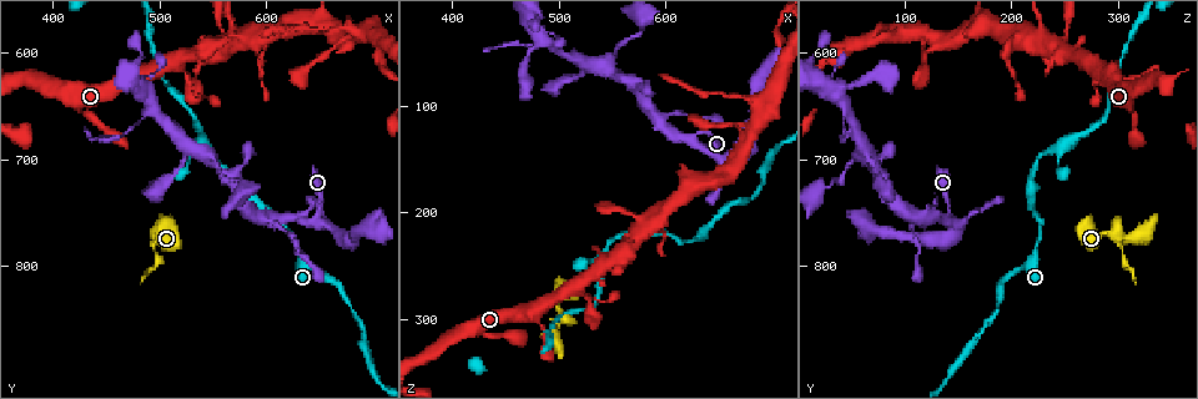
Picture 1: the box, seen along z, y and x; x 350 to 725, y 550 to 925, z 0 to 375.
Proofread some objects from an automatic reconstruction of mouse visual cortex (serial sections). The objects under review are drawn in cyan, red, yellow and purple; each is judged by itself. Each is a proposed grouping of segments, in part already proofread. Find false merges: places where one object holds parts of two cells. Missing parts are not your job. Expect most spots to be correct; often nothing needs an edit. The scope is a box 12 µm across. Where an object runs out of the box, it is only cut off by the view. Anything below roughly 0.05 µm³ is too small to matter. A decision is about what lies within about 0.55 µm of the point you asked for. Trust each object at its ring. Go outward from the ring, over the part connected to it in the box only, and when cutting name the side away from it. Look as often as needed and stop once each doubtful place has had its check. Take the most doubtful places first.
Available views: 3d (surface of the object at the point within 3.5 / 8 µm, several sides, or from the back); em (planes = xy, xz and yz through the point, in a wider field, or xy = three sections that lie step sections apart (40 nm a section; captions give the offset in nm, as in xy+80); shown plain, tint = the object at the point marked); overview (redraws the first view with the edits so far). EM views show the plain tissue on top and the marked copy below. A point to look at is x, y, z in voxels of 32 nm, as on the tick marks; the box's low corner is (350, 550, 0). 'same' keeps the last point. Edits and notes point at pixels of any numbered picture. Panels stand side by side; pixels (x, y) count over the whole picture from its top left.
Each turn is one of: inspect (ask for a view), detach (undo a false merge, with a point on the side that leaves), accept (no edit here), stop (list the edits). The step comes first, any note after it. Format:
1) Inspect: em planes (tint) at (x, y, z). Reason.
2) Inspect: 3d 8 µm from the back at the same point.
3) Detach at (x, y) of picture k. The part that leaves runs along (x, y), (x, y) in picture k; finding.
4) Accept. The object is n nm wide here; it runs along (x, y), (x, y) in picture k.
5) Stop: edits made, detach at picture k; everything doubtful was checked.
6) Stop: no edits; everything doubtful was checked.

Inspect: 3d 3.5 µm at (502, 790, 302). Abrupt turn.

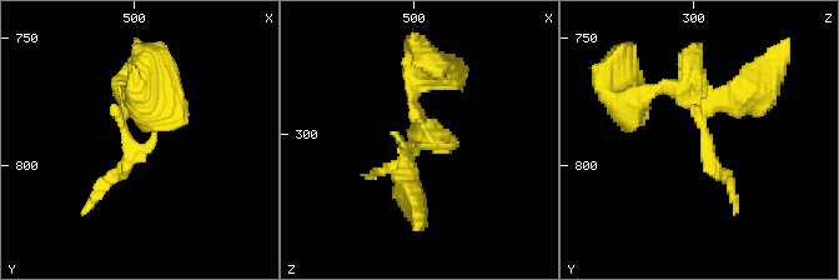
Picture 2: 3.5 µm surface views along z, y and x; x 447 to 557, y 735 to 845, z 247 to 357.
Inspect: em planes (tint) at (504, 793, 302).

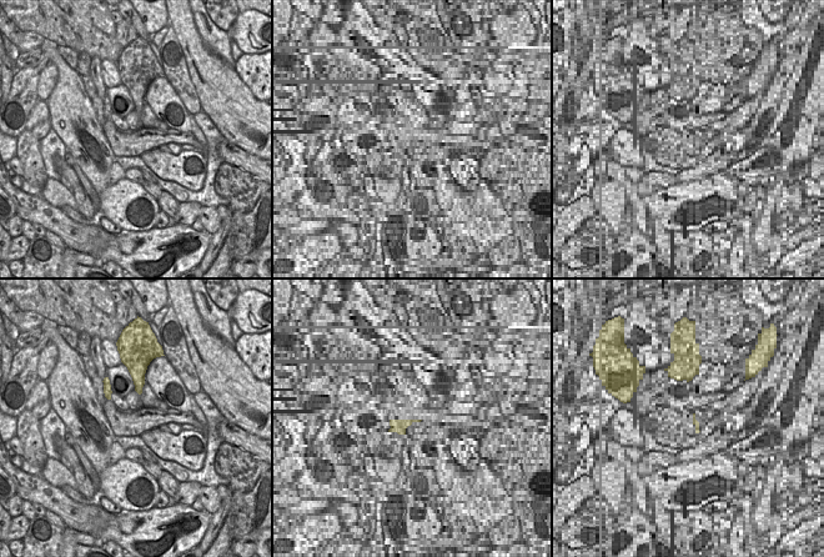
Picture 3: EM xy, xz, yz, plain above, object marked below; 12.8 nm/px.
Detach at (742, 84) of picture 2. The part that leaves runs along (708, 106), (755, 84), (788, 38) in picture 2; two cells meet here.

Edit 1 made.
Inspect: overview.

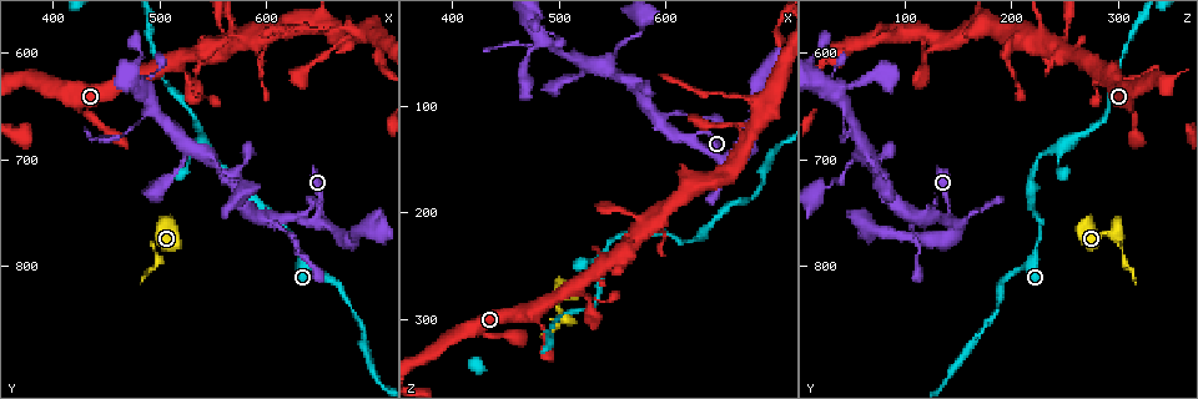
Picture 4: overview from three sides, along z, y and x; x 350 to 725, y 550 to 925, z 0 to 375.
Inspect: 3d 3.5 µm at (650, 756, 144).

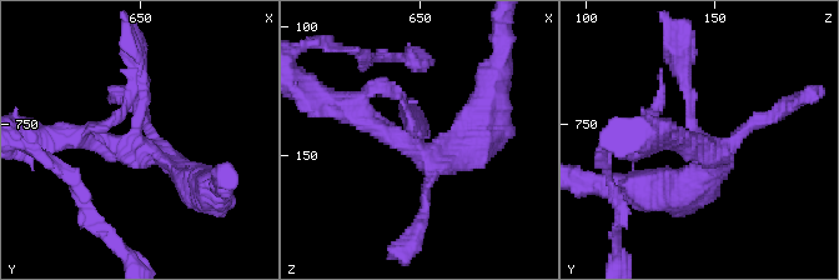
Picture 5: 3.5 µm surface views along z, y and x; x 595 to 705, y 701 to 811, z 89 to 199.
Inspect: em xy step 5 (tint) at (648, 754, 145).

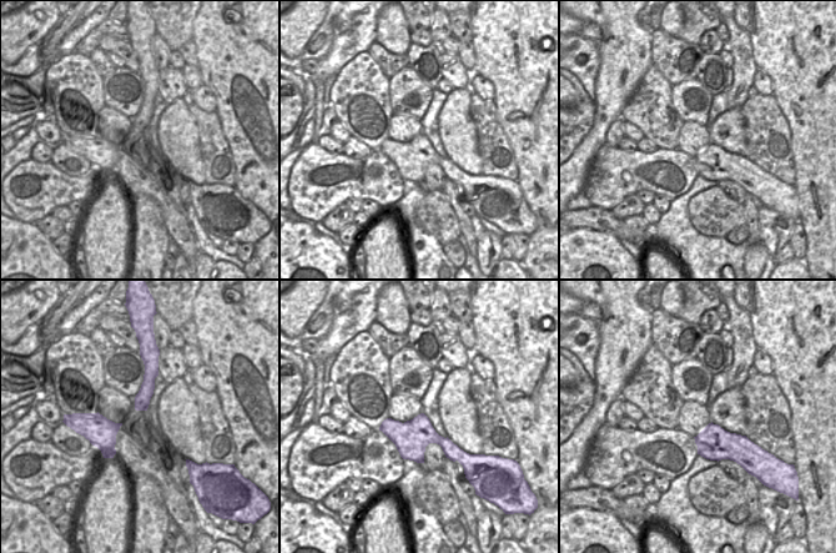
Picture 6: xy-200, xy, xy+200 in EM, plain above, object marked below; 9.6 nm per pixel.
Accept. It runs along (155, 372), (149, 378), (139, 407) in picture 6; continuous, no second cell.

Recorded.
Inspect: 3d 8 µm at (664, 578, 88). Thick turns thin.

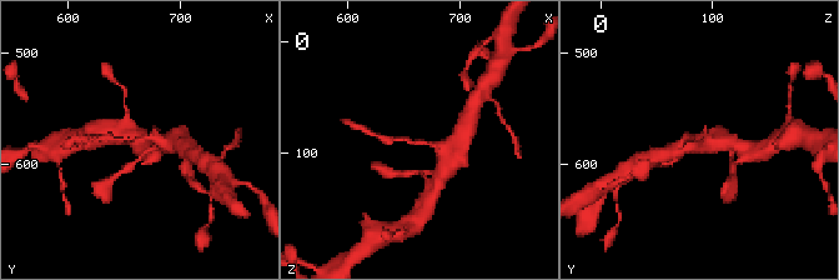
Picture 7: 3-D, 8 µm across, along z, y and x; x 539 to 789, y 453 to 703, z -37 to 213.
Inspect: em planes (tint) at (664, 578, 90). Shape alone is not enough.

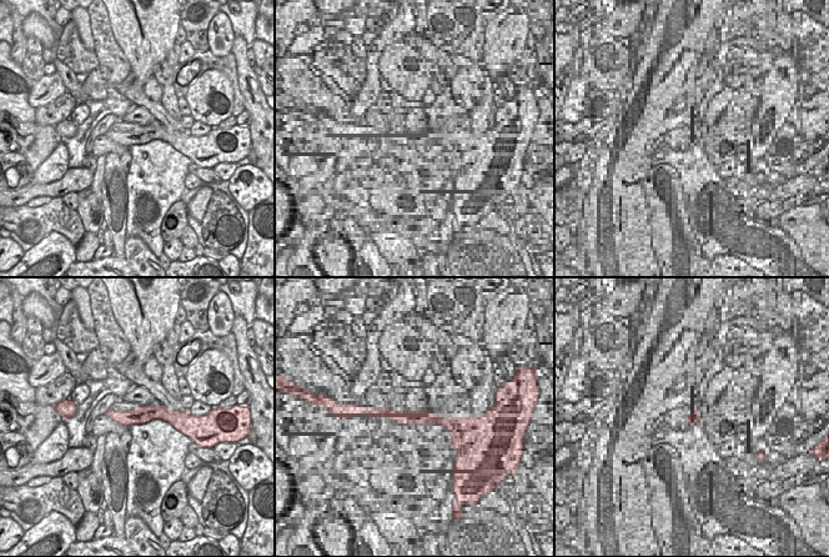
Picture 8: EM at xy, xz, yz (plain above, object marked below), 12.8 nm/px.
Accept. The arms are 100, 400 nm wide; it runs along (110, 414), (114, 416), (175, 414) in picture 8; all the same cell.

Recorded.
Stop: edits made, detach at picture 2; everything doubtful was checked.

